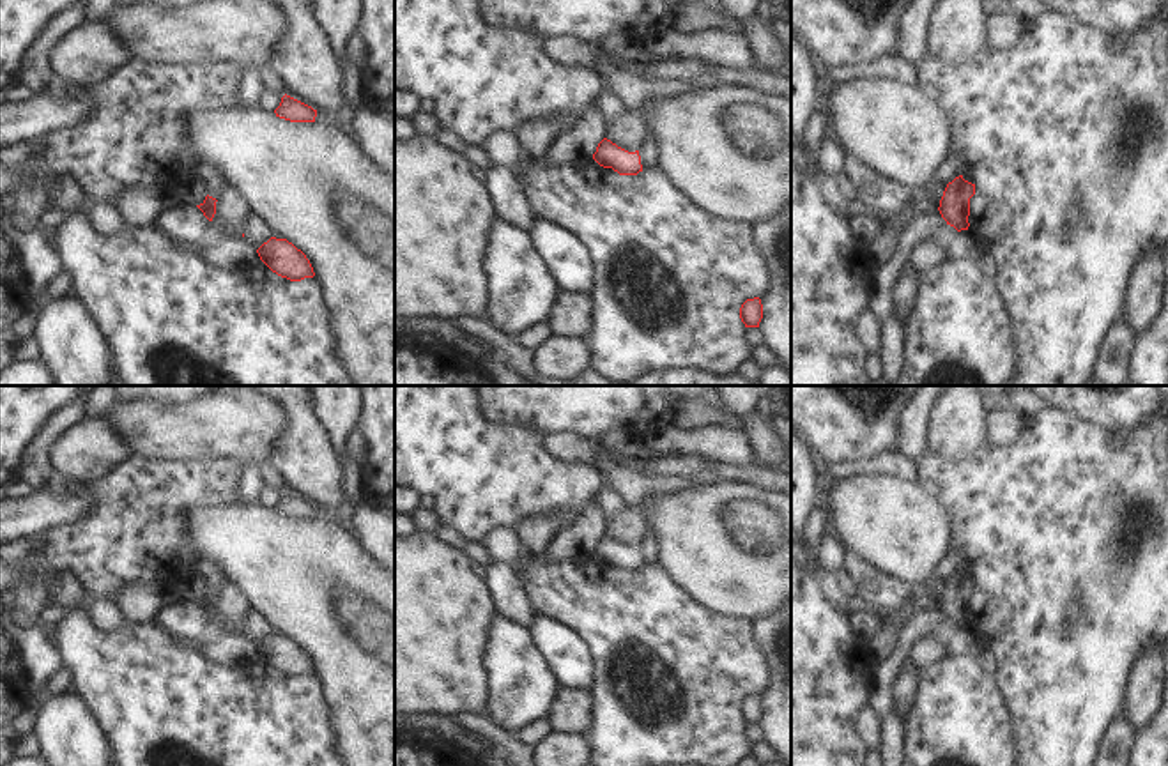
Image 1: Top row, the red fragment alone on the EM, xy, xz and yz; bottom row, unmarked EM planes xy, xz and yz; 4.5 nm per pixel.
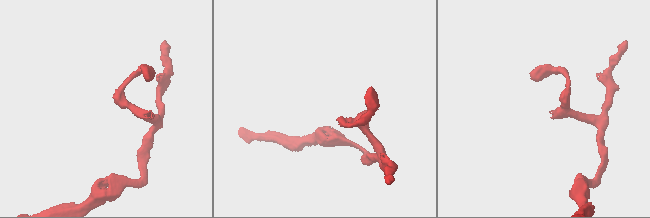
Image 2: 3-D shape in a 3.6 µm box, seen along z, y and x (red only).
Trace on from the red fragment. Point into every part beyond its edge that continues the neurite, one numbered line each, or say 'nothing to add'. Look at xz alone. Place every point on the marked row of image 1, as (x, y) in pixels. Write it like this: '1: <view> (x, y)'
nothing to add.

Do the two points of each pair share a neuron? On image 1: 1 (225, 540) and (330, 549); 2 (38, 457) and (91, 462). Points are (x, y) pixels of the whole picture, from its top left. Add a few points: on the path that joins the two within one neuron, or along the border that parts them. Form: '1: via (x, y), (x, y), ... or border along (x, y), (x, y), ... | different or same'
1: via (252, 543), (257, 549), (303, 549) | same
2: border along (73, 425), (48, 450), (48, 462), (53, 471) | different

